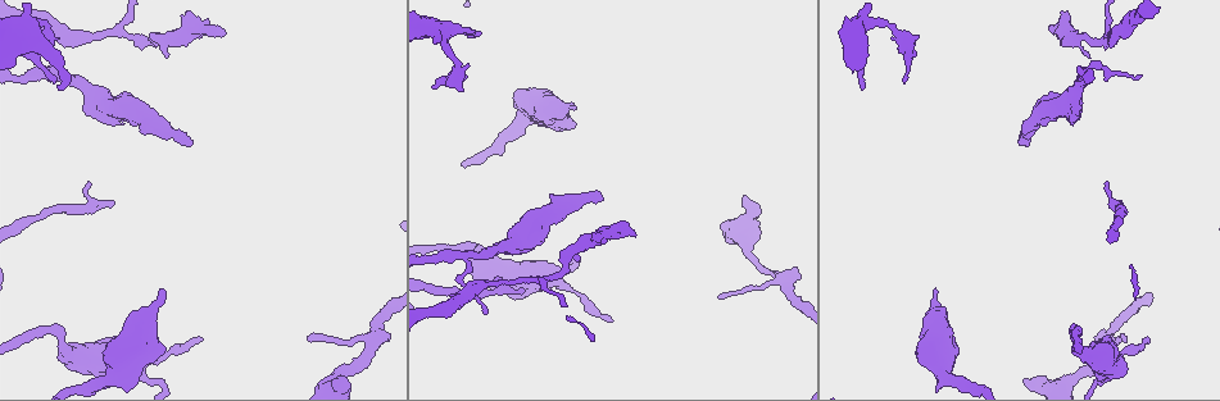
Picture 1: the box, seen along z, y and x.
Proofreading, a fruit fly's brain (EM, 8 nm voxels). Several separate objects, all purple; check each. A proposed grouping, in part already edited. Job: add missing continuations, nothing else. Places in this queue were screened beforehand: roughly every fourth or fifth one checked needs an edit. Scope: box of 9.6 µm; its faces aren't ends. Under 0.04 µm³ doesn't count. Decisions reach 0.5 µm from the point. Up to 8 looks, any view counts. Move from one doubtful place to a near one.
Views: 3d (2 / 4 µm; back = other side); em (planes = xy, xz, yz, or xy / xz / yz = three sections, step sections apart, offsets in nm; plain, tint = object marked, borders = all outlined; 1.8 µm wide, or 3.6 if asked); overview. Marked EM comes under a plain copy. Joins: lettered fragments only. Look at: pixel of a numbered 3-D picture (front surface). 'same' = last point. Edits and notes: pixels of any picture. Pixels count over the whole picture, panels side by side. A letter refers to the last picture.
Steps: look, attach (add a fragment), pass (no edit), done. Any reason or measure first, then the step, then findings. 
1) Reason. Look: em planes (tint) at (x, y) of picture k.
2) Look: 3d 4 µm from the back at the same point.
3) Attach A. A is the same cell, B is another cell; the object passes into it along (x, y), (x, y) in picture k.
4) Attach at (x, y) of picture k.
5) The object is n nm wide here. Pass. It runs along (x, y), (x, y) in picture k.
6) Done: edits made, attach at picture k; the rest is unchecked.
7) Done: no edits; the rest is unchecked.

Free end. Look: 3d 2 µm at (579, 259) of picture 1.

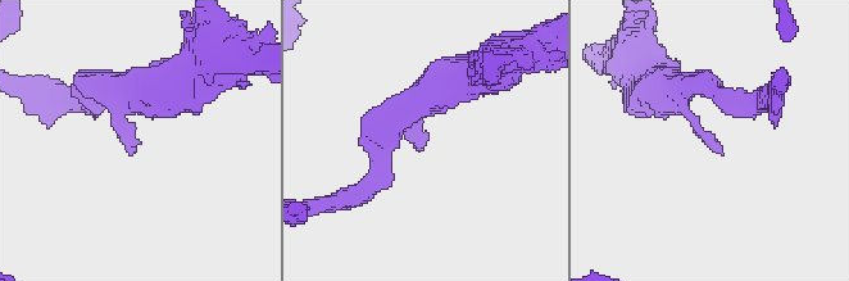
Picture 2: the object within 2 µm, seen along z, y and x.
Look: em xy step 4 (borders) at (417, 150) of picture 2.

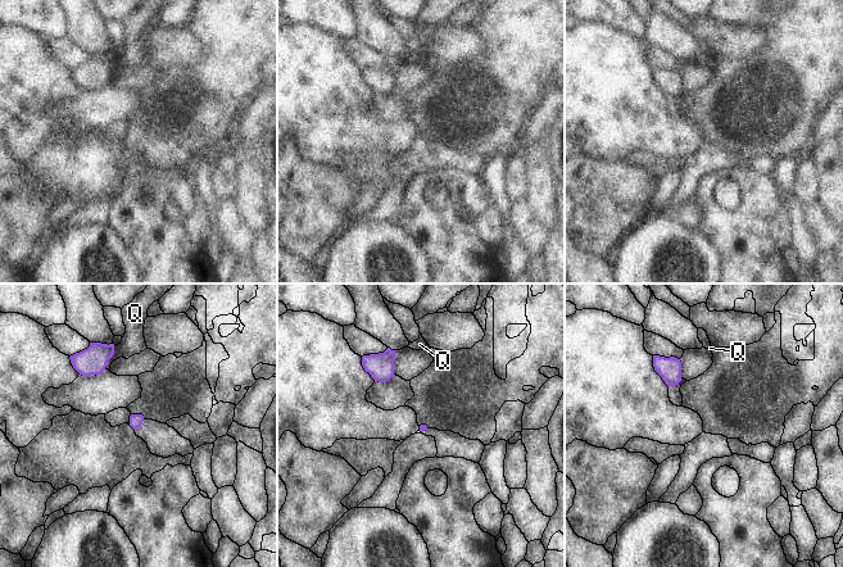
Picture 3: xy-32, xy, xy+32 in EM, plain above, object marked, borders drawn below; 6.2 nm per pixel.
Cut it another way. Look: em planes (borders) at the same point.

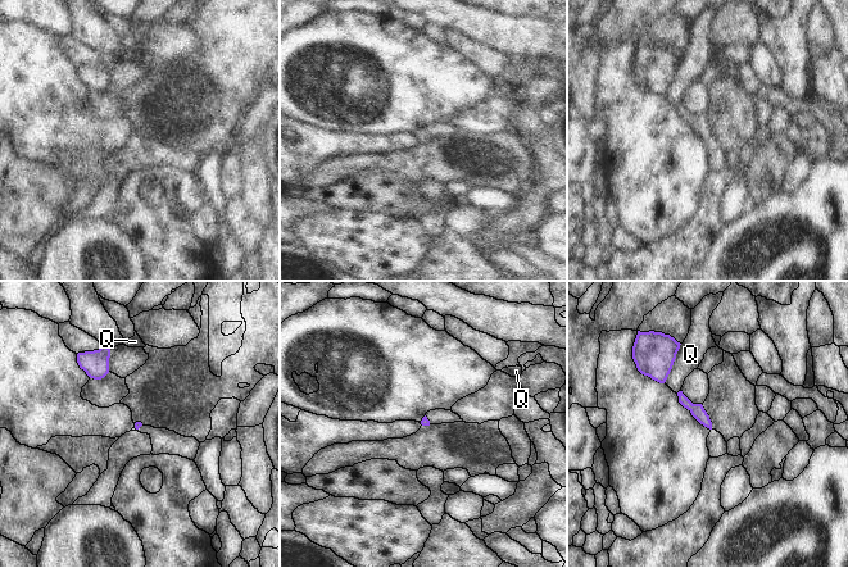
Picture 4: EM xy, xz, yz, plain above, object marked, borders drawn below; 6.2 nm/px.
Pass. Q is another cell; none of them fits.

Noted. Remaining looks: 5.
Free end. Look: em yz step 4 (tint) at (602, 199) of picture 1.

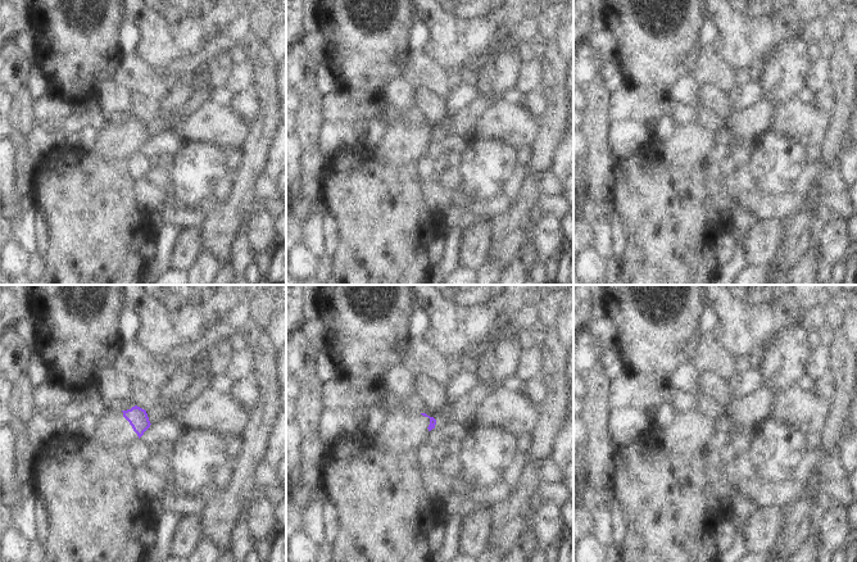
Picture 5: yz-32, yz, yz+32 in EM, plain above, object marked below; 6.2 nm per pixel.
Look: em planes (borders) at the same point.

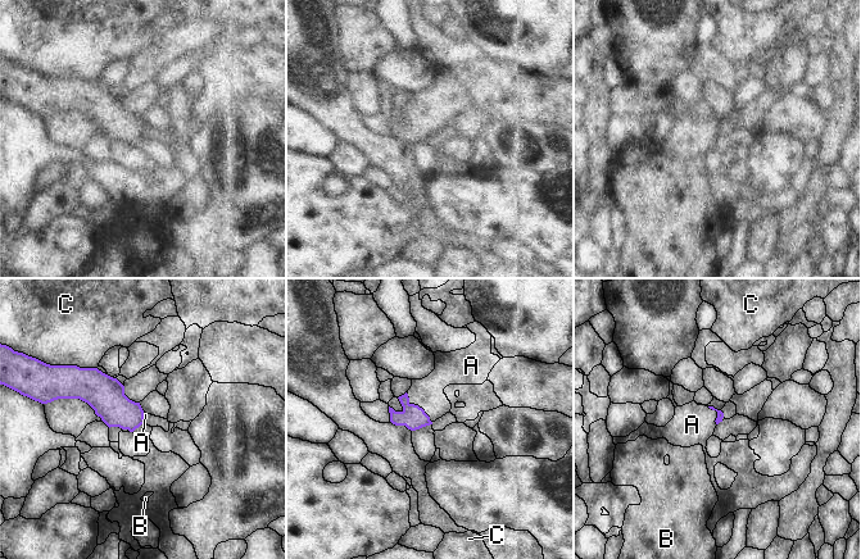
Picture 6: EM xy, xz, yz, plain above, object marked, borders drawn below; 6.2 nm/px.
The longest contact is with A, 260 nm. Attach A. A is the same cell, B and C are other cells; the neuron continues.

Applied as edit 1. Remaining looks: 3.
An open end. Look: 3d 4 µm from the back at (574, 109) of picture 1.

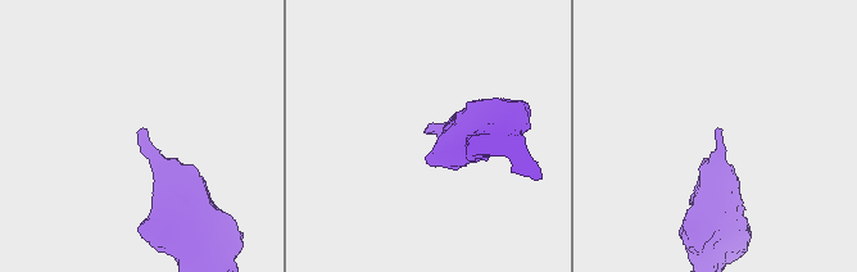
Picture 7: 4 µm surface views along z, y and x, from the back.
Look: em yz step 4 (borders) at (427, 134) of picture 7.

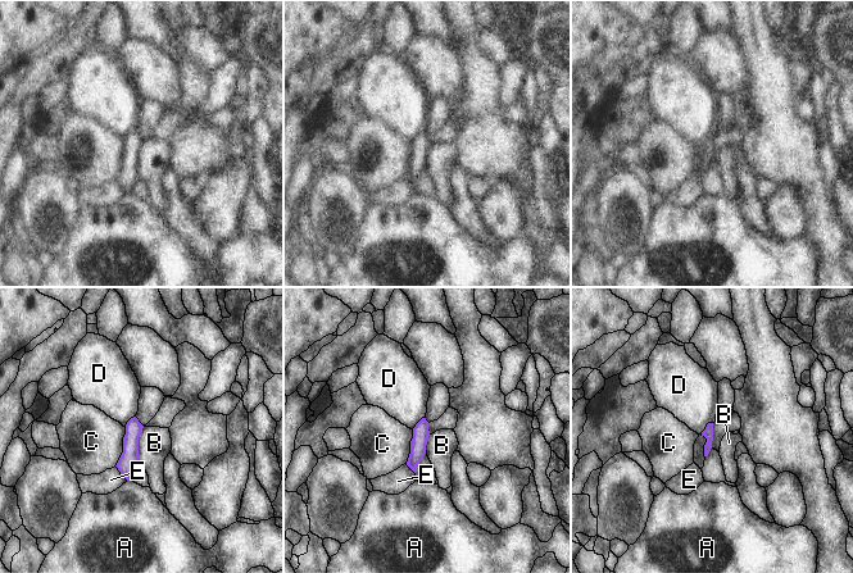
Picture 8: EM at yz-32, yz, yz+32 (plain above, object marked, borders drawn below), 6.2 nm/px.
Pass. A, B, C, D and E are other cells; it runs along (134, 421), (127, 474) in picture 8; none of them fits.

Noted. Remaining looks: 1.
Done: edits made, attach at picture 6; the rest is unchecked.

